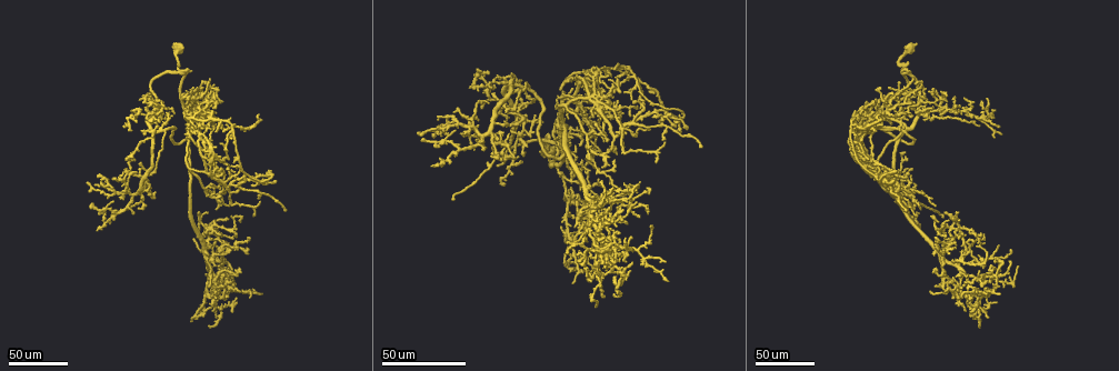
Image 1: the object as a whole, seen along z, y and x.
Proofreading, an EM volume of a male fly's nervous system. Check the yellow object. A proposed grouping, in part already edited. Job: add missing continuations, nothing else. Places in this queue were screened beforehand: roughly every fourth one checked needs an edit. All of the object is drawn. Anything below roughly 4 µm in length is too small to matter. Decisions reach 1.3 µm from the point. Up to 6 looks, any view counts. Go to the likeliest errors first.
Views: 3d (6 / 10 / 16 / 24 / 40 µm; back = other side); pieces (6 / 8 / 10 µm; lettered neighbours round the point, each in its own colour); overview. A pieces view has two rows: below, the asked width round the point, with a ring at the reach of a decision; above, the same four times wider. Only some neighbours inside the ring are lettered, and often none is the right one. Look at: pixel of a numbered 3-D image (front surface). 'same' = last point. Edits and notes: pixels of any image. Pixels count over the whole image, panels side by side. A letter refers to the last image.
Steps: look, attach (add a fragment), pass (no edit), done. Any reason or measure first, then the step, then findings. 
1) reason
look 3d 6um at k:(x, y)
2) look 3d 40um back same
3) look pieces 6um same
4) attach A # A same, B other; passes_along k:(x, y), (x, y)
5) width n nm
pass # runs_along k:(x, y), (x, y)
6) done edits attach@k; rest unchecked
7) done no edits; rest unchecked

an open end
look 3d 24um at 1:(579, 147)

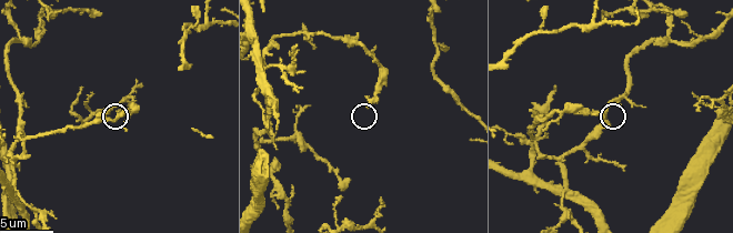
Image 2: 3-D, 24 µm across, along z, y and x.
look 3d 6um at 2:(369, 108)

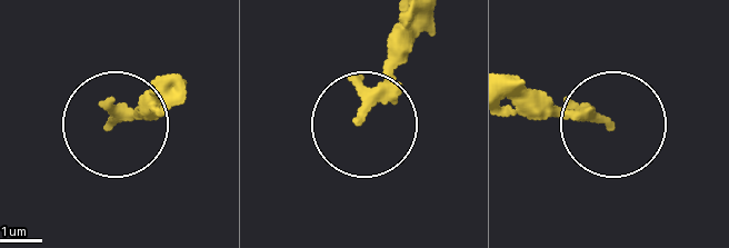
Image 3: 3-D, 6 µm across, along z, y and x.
look pieces 8um at 3:(360, 115)

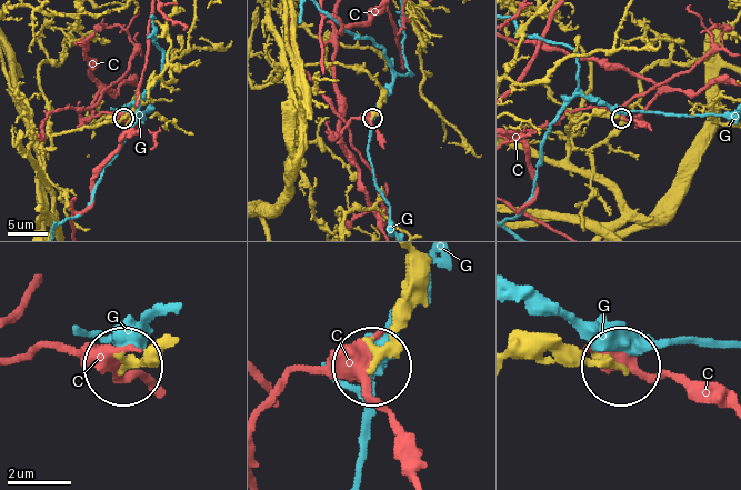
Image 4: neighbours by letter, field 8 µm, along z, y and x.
pass # C other, G other; no lettered fragment goes on from it

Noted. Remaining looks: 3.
look 3d 40um at 1:(210, 112)

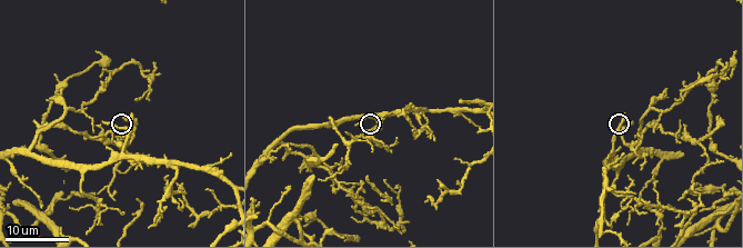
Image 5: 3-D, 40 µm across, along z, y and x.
look pieces 6um at 5:(132, 114)

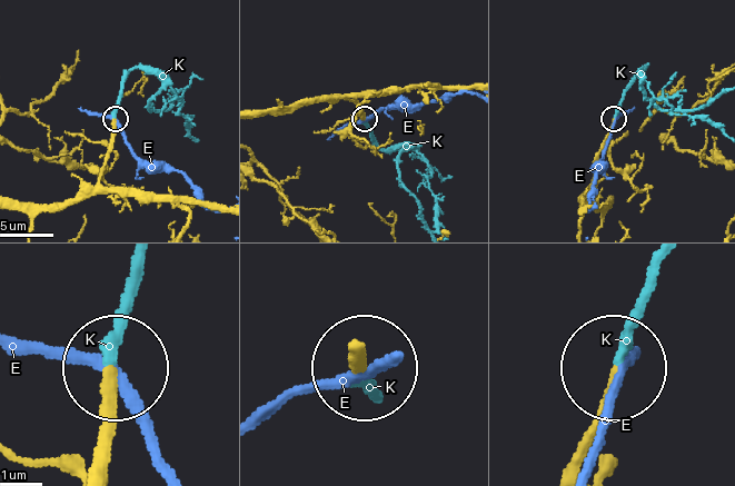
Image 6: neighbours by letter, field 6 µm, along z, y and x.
attach K # E other, K same; it goes on there

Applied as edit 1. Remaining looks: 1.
done edits attach@6; rest unchecked

